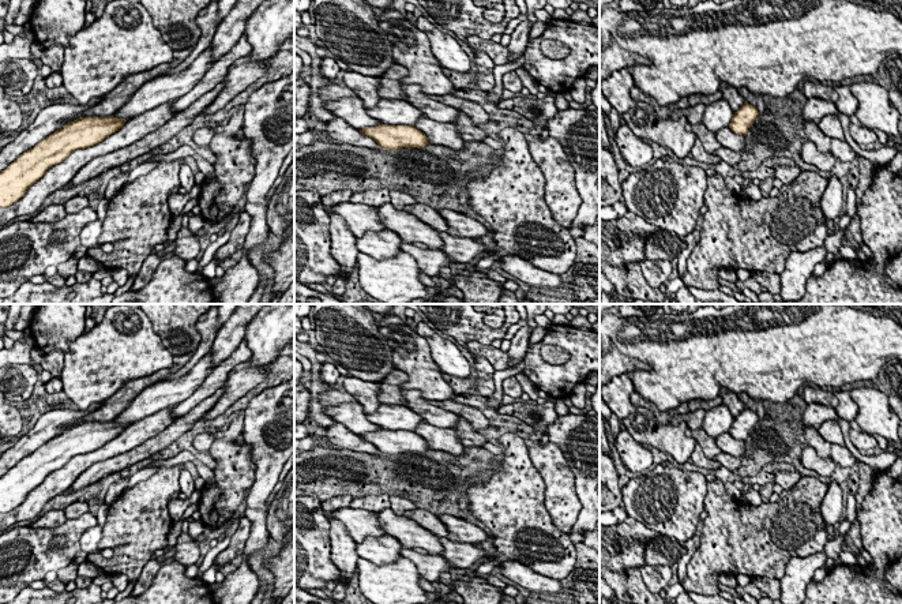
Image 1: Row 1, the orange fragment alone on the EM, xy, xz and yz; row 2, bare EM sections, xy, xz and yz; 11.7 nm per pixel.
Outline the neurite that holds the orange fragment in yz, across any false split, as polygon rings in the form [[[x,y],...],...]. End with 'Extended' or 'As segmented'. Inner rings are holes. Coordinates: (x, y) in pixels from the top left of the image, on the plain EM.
[[[748,408],[734,417],[729,434],[738,440],[747,440],[749,431],[759,421],[758,414]]]. As segmented

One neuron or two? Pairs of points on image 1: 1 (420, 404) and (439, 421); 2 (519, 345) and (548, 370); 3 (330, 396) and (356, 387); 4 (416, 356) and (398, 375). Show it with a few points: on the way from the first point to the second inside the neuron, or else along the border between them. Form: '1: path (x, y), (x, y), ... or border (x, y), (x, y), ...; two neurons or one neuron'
1: path (424, 408), (435, 417); one neuron
2: border (527, 348), (523, 357); two neurons
3: border (344, 389), (357, 401); two neurons
4: border (395, 368), (399, 368), (408, 376), (398, 387); two neurons

